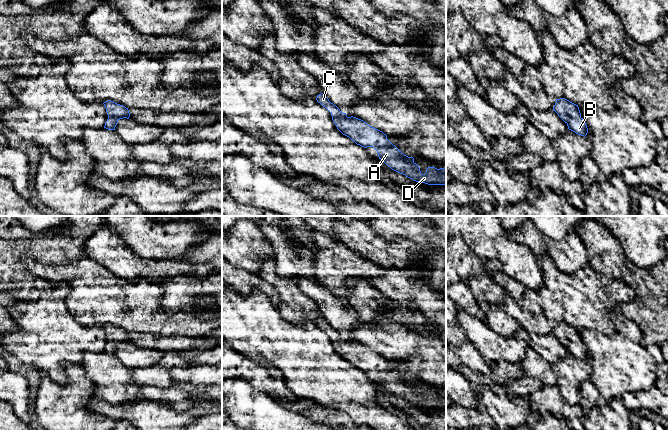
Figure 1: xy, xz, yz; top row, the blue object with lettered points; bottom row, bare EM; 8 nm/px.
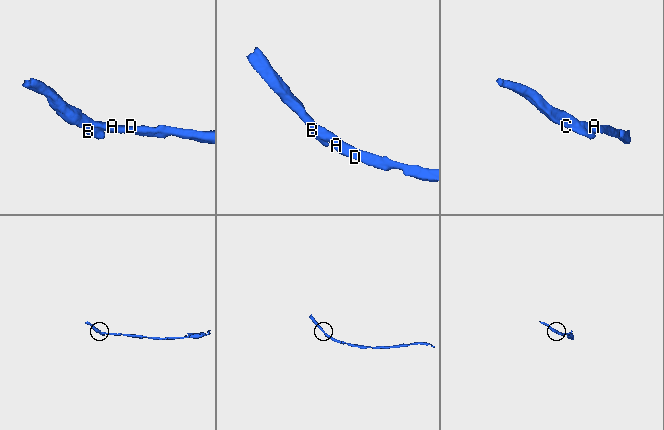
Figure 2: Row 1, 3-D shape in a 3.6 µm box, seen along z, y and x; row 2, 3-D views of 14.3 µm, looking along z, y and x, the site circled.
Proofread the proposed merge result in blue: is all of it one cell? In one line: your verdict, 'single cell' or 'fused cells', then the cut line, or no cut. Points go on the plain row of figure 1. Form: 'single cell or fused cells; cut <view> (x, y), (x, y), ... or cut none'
single cell; cut none

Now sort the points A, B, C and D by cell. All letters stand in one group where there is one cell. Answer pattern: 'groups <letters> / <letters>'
groups A B C D

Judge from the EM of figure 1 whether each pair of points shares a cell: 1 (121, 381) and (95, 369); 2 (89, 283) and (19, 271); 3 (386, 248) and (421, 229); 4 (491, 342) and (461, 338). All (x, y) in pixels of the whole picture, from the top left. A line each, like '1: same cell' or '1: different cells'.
1: same cell
2: different cells
3: different cells
4: different cells

